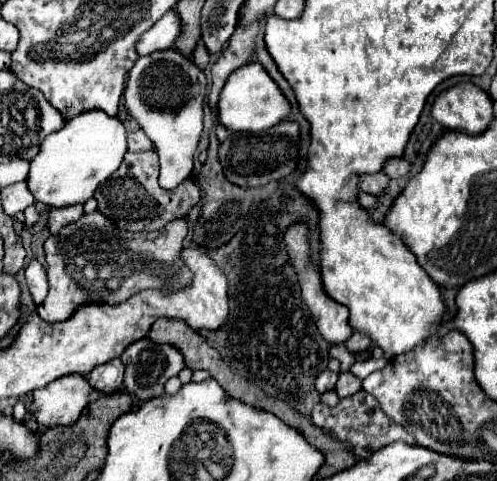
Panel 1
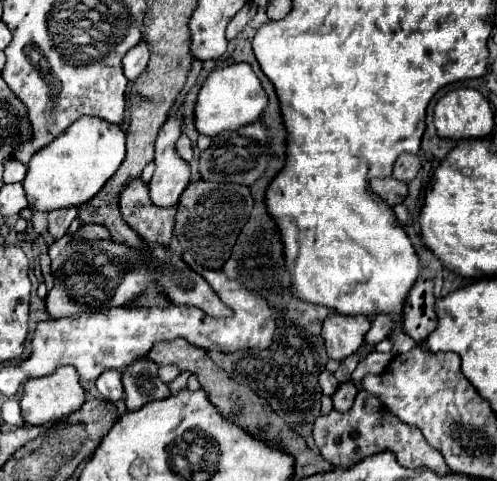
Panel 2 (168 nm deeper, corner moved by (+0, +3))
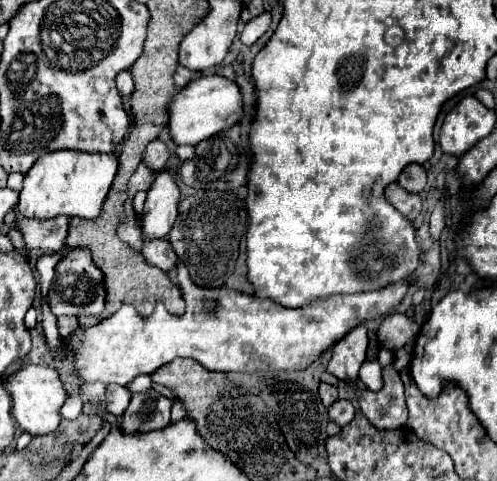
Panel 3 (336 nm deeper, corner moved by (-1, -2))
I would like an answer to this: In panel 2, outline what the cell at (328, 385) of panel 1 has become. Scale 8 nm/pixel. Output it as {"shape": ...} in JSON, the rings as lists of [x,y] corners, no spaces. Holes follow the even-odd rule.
{"shape":[[[324,370],[324,372],[320,374],[320,388],[322,388],[322,392],[324,392],[326,396],[332,396],[332,394],[336,392],[336,388],[338,388],[338,380],[334,378],[332,372]]]}

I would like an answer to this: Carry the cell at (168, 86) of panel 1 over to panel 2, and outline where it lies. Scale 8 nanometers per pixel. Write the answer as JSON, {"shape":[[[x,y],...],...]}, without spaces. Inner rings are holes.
{"shape":[[[182,112],[168,114],[156,136],[156,172],[150,180],[150,198],[156,206],[174,206],[190,182],[190,166],[176,152],[176,140],[182,136]]]}

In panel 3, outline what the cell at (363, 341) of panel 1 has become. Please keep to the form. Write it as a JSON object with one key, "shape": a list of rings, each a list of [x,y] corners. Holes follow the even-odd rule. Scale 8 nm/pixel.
{"shape":[[[391,313],[385,317],[385,321],[381,323],[381,329],[379,329],[379,341],[391,349],[391,351],[397,351],[409,343],[415,341],[419,333],[419,325],[409,319],[407,315],[403,313]]]}

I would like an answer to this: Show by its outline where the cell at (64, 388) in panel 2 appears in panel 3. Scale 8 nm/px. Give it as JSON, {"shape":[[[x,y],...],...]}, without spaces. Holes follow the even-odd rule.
{"shape":[[[23,365],[11,377],[7,377],[5,387],[11,395],[11,415],[19,423],[19,427],[31,435],[45,435],[55,431],[59,425],[59,409],[67,399],[67,391],[55,369],[47,365]]]}

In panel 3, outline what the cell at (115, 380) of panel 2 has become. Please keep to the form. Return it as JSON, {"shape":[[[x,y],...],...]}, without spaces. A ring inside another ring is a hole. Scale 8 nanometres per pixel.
{"shape":[[[109,385],[107,393],[105,393],[105,401],[107,401],[107,411],[115,417],[121,417],[125,413],[125,409],[129,407],[131,393],[127,391],[127,387]]]}

